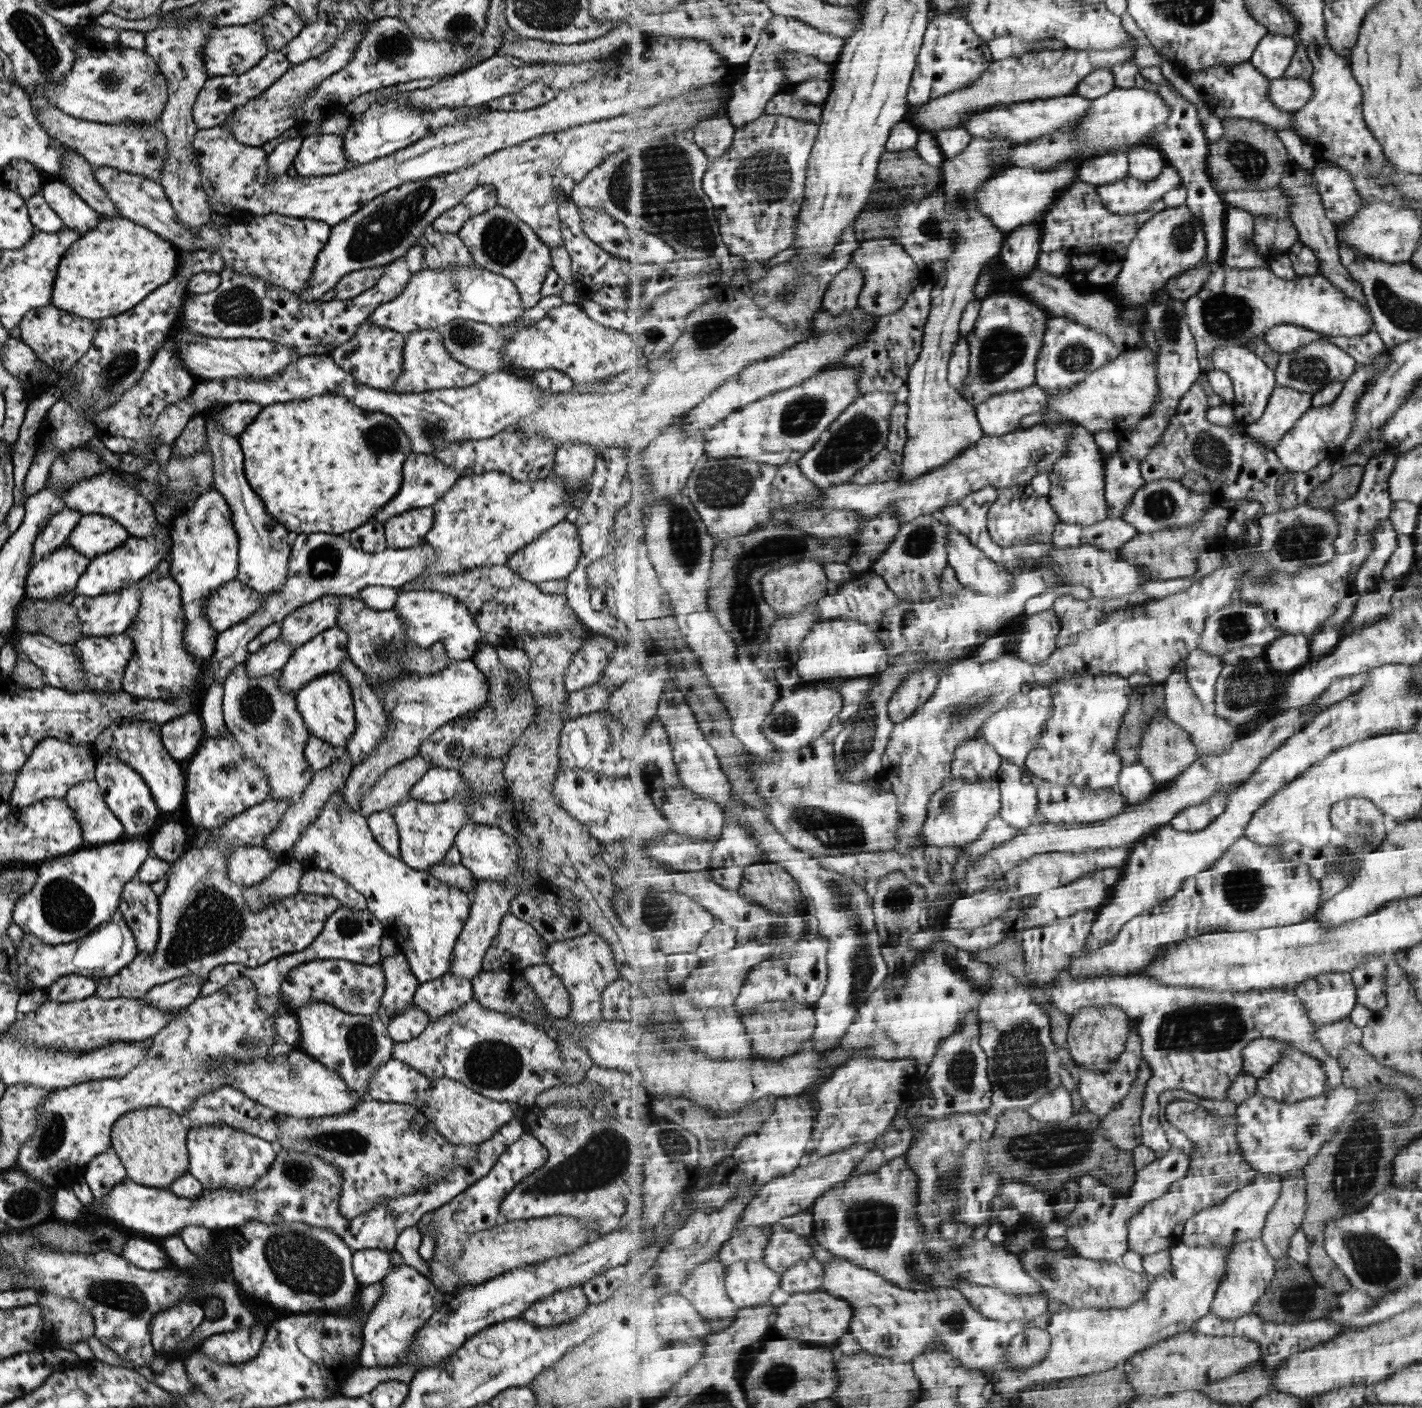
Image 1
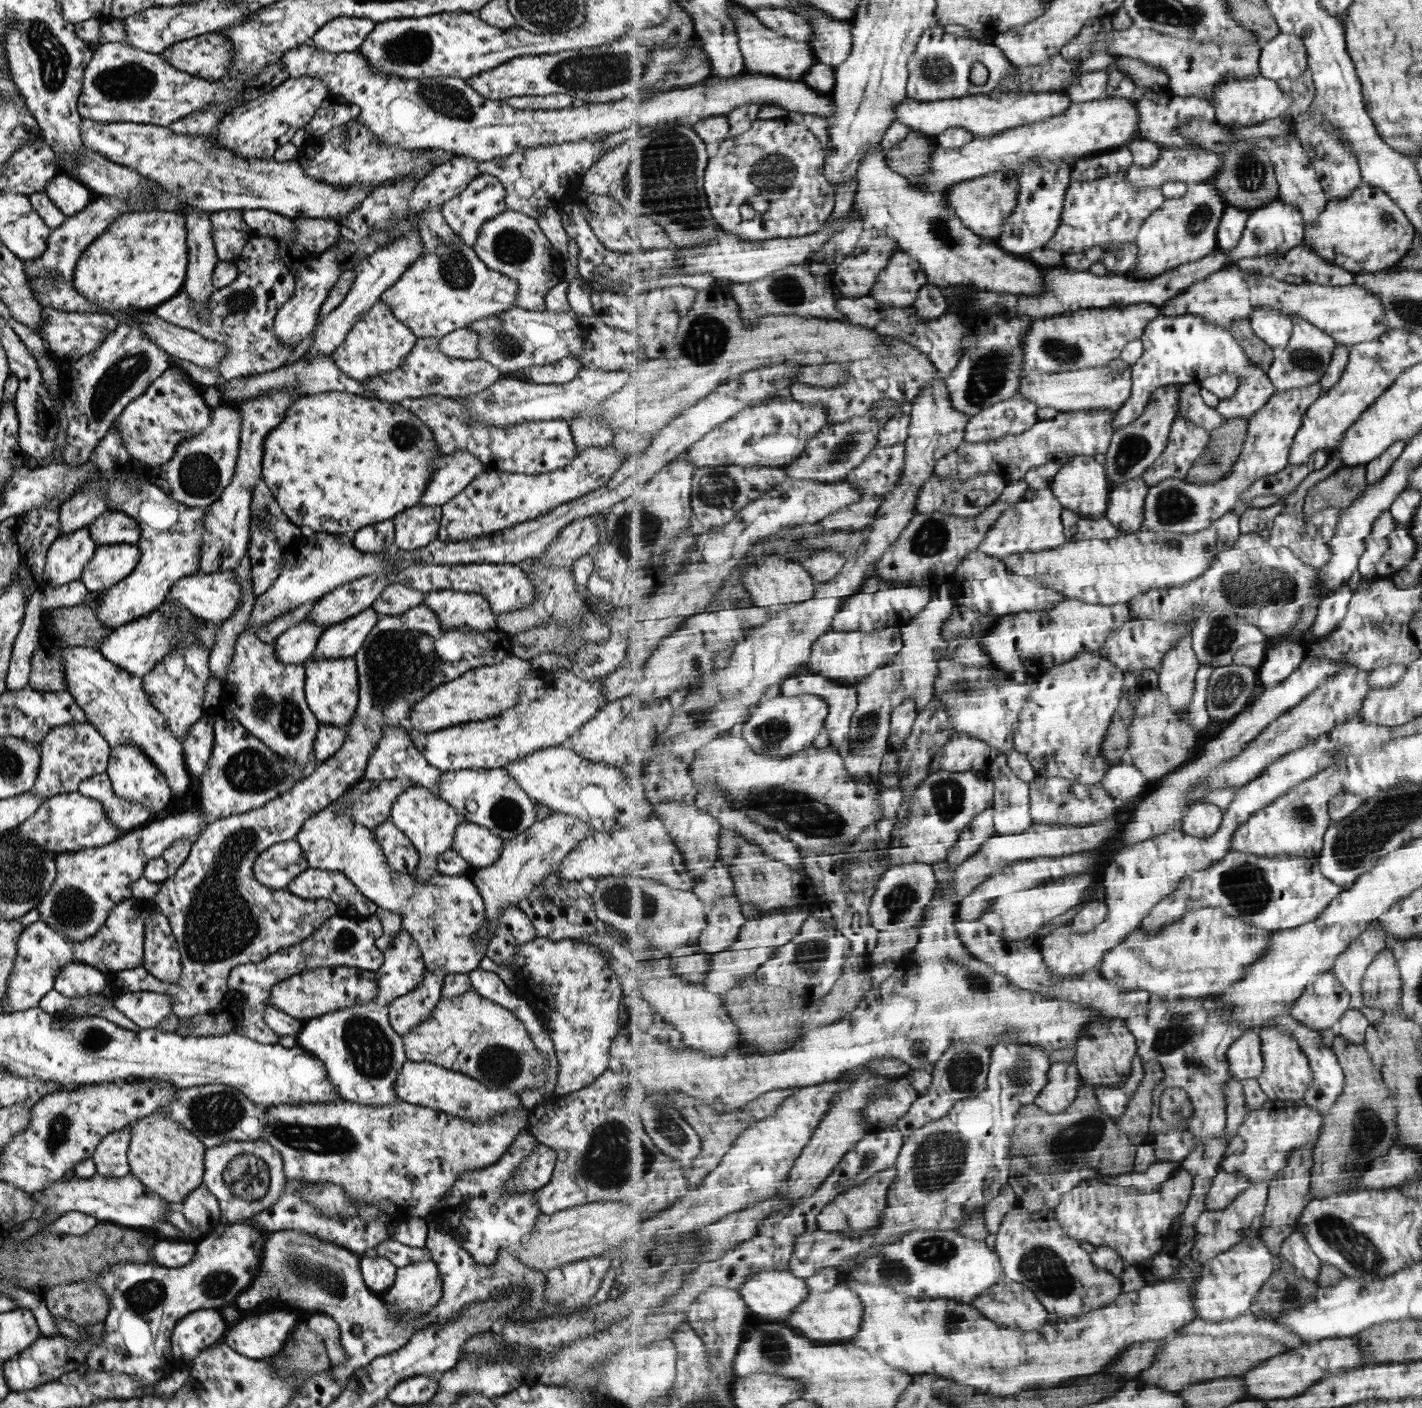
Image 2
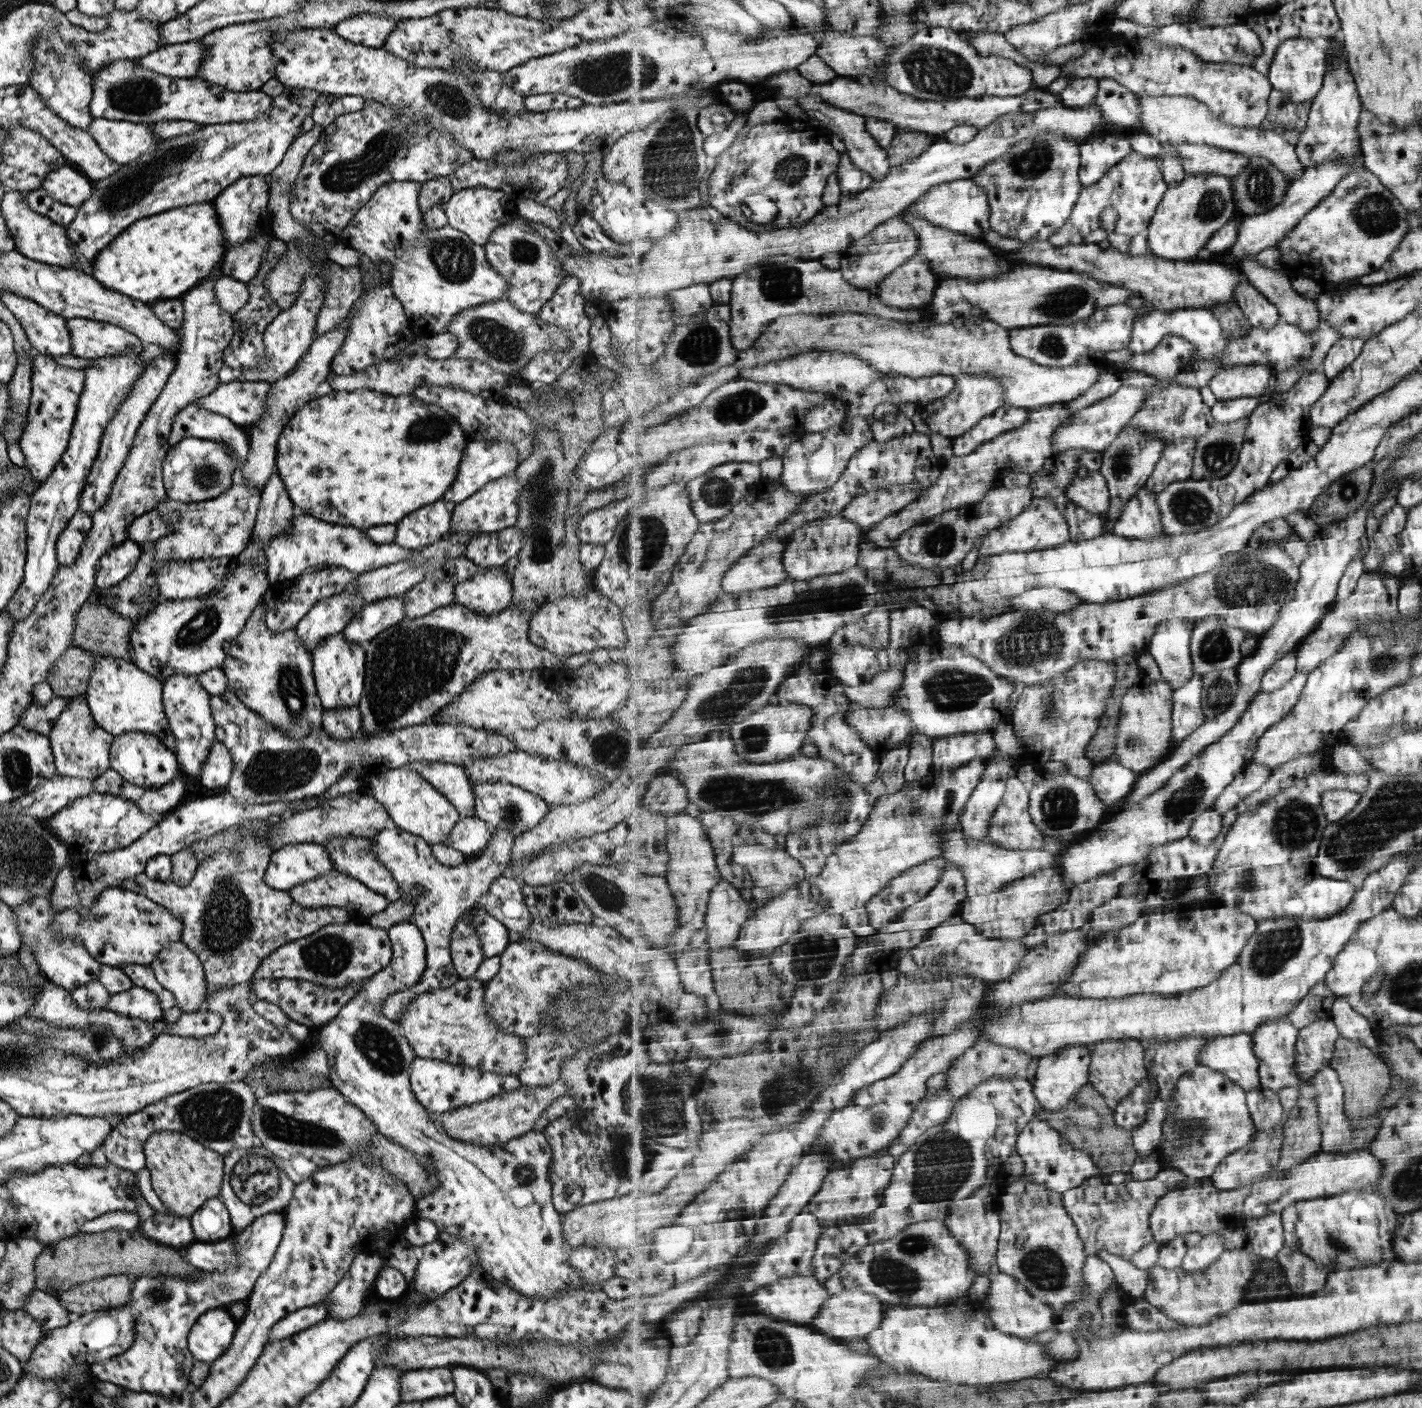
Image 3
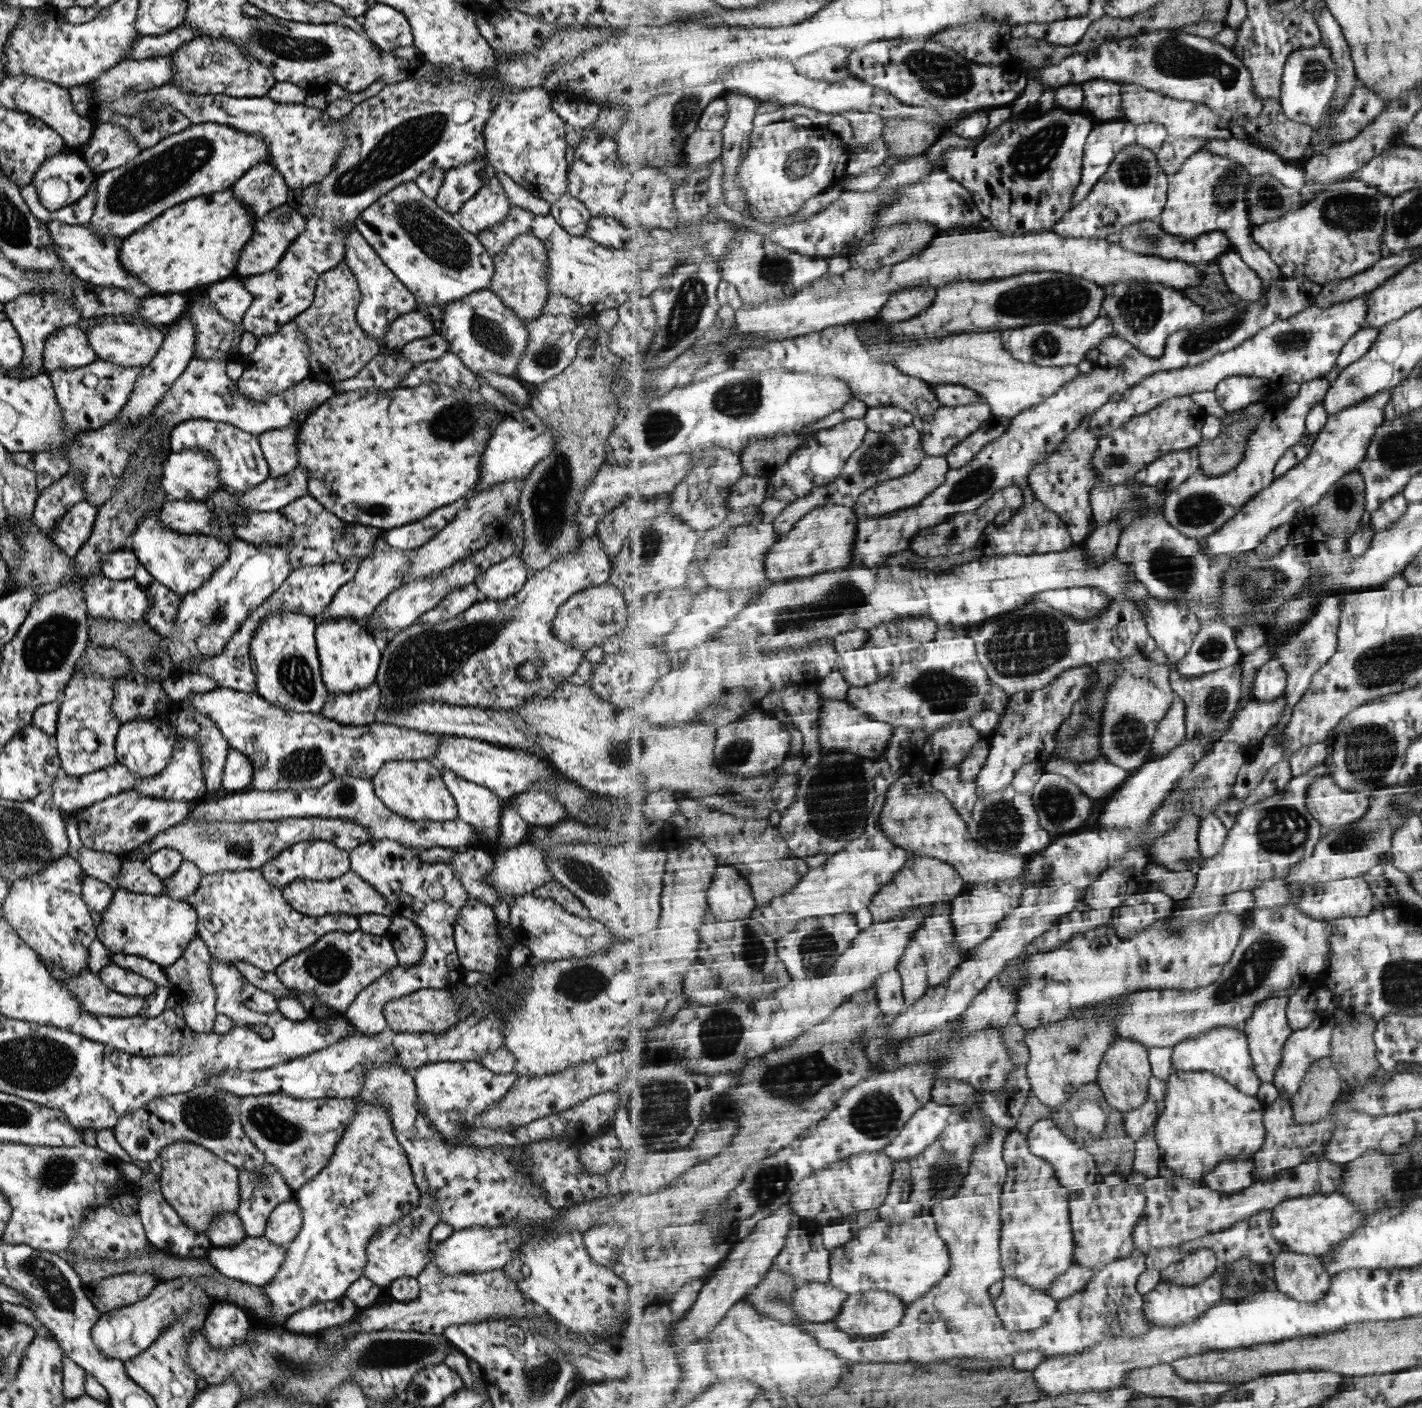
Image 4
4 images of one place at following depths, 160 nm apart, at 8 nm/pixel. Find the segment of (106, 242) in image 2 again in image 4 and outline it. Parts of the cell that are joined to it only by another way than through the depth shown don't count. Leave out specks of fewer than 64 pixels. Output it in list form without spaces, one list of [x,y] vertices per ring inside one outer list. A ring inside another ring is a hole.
[[[230,188],[190,198],[124,237],[118,261],[123,270],[148,286],[151,294],[180,293],[212,285],[236,275],[239,251],[250,239],[254,222],[248,208],[234,198]]]

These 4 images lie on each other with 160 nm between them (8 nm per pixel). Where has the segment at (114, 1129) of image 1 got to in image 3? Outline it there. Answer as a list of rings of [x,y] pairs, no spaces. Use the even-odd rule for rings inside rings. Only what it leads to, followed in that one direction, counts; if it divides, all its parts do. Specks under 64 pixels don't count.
[[[153,1132],[147,1136],[143,1146],[144,1167],[149,1171],[151,1192],[163,1203],[169,1214],[189,1218],[203,1201],[218,1196],[223,1176],[223,1159],[219,1153],[179,1132]]]

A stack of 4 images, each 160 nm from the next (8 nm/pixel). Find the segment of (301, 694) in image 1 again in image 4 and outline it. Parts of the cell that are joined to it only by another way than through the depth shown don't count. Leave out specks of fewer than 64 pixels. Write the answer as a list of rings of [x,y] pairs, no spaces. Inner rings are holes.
[[[352,618],[324,619],[315,627],[314,641],[319,660],[320,677],[328,693],[355,692],[374,682],[377,665],[381,662],[381,648],[371,633],[361,625],[361,621],[355,621]]]

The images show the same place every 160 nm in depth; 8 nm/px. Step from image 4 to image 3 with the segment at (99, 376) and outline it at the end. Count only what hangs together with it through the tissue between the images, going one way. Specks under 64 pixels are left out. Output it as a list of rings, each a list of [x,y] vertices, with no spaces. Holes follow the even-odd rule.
[[[33,352],[31,365],[31,396],[27,408],[27,424],[18,445],[24,457],[24,466],[39,486],[47,478],[55,465],[60,462],[69,438],[71,425],[75,422],[77,400],[83,388],[85,373],[83,370],[72,370],[69,367],[57,365],[50,356],[43,356]]]

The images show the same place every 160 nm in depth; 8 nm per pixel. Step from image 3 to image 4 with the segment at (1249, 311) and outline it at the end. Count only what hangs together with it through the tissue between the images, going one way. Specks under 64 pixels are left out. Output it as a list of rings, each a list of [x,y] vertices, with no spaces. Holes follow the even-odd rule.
[[[1232,249],[1217,260],[1229,288],[1245,302],[1258,302],[1264,295],[1262,278]]]

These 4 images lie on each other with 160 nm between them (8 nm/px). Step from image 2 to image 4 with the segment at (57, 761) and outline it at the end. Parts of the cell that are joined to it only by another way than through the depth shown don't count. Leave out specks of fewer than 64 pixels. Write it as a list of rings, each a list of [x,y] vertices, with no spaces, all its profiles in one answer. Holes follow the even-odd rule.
[[[78,667],[66,683],[59,698],[54,734],[56,753],[63,775],[82,777],[83,774],[101,770],[116,762],[114,738],[120,724],[110,710],[113,683],[109,678],[95,678],[90,674],[78,672]]]

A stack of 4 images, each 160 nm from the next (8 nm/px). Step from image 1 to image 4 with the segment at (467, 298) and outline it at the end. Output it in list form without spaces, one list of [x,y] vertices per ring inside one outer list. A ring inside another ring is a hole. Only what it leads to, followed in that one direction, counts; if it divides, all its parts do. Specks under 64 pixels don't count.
[[[413,181],[399,184],[378,197],[357,215],[353,227],[377,254],[379,260],[413,295],[414,310],[419,313],[422,313],[426,306],[455,302],[476,290],[490,287],[494,273],[492,258],[484,250],[476,235],[467,232],[453,219],[452,214],[441,210],[434,199],[427,198]]]

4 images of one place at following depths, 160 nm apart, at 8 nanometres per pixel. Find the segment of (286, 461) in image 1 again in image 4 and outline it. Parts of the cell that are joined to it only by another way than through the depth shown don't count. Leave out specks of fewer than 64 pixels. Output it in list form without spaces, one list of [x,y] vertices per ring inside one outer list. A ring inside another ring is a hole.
[[[433,380],[416,388],[398,387],[395,389],[367,389],[357,391],[347,391],[337,393],[332,398],[326,399],[322,404],[317,405],[317,410],[311,410],[305,418],[305,422],[299,423],[297,432],[297,464],[306,470],[306,491],[319,502],[319,505],[330,514],[337,517],[338,520],[366,526],[373,531],[378,529],[392,529],[401,525],[417,522],[421,518],[427,517],[433,510],[439,509],[439,506],[453,504],[457,499],[465,499],[471,496],[472,488],[475,486],[479,469],[480,458],[483,457],[483,450],[495,432],[496,426],[506,420],[506,414],[498,412],[492,404],[488,406],[479,406],[470,401],[471,393],[461,388],[452,390],[443,384]]]

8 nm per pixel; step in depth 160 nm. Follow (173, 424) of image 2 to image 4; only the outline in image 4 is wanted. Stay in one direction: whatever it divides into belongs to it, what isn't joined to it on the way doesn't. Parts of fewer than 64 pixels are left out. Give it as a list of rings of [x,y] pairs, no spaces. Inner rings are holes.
[[[190,419],[181,422],[171,429],[167,445],[171,452],[199,450],[213,457],[218,466],[218,477],[223,487],[230,491],[247,490],[268,477],[268,468],[260,452],[257,436],[242,432],[227,423],[204,419]]]

